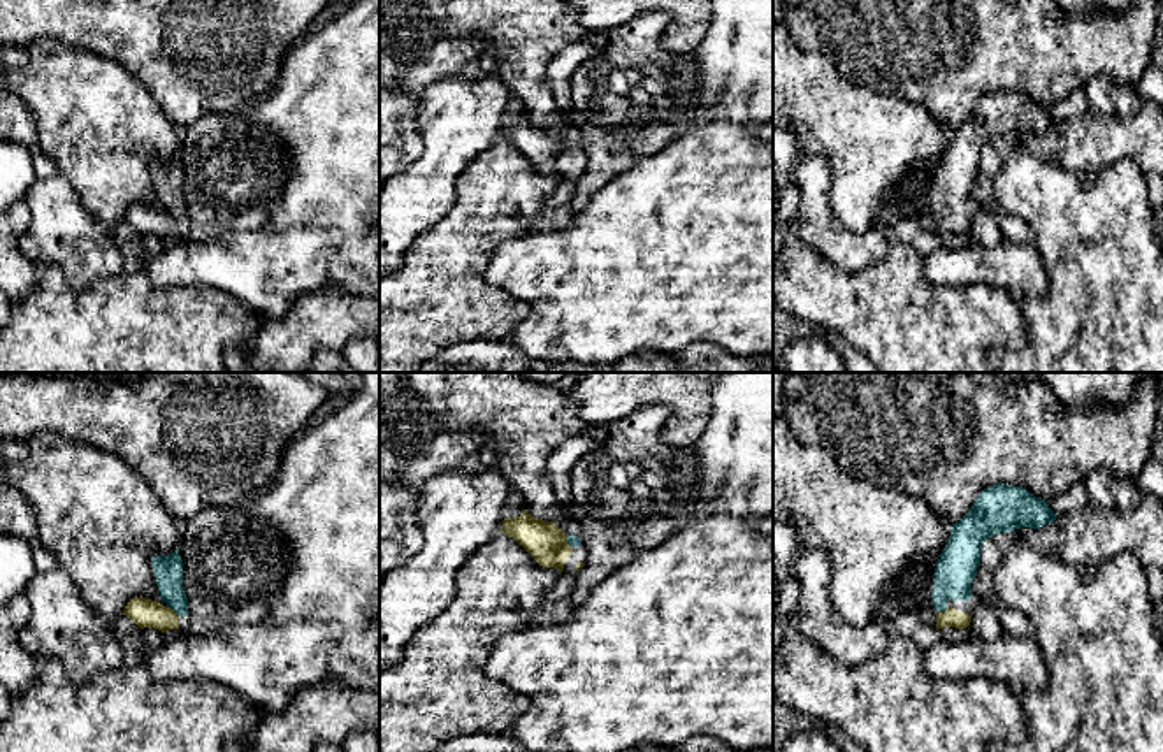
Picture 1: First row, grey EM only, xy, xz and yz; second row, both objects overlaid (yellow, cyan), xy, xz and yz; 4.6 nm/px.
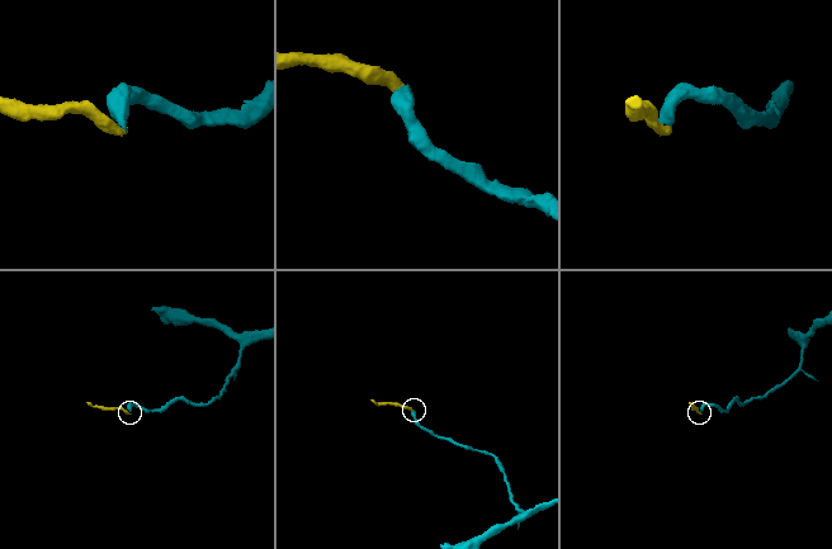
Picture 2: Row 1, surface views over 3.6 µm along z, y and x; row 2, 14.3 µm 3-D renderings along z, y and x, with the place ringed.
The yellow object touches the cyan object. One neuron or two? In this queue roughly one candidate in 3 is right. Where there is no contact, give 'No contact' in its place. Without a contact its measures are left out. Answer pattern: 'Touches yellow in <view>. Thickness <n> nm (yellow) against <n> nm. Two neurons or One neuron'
Touches yellow in xy. Thickness 130 nm (yellow) against 130 nm. One neuron

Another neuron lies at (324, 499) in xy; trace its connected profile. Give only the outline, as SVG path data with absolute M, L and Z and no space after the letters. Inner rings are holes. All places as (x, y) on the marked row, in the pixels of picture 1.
M364 372L362 383L348 392L339 408L325 415L320 423L300 430L286 445L272 483L246 504L253 517L264 518L271 525L278 527L290 552L288 576L283 582L281 589L276 590L267 601L267 622L288 624L311 620L337 625L339 633L329 638L329 678L341 680L353 692L365 692L379 687L379 372Z

